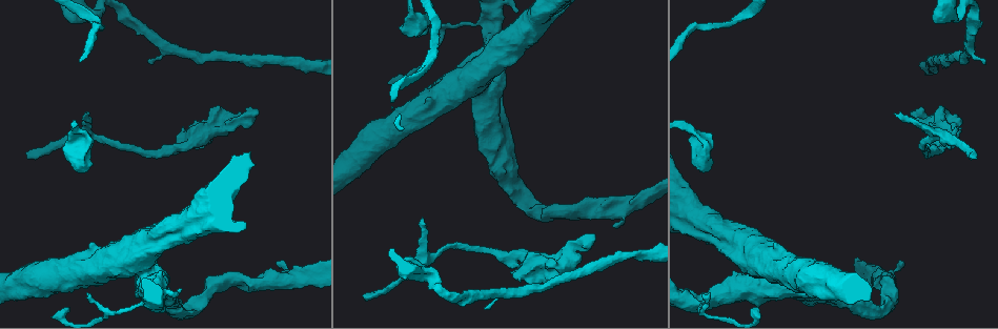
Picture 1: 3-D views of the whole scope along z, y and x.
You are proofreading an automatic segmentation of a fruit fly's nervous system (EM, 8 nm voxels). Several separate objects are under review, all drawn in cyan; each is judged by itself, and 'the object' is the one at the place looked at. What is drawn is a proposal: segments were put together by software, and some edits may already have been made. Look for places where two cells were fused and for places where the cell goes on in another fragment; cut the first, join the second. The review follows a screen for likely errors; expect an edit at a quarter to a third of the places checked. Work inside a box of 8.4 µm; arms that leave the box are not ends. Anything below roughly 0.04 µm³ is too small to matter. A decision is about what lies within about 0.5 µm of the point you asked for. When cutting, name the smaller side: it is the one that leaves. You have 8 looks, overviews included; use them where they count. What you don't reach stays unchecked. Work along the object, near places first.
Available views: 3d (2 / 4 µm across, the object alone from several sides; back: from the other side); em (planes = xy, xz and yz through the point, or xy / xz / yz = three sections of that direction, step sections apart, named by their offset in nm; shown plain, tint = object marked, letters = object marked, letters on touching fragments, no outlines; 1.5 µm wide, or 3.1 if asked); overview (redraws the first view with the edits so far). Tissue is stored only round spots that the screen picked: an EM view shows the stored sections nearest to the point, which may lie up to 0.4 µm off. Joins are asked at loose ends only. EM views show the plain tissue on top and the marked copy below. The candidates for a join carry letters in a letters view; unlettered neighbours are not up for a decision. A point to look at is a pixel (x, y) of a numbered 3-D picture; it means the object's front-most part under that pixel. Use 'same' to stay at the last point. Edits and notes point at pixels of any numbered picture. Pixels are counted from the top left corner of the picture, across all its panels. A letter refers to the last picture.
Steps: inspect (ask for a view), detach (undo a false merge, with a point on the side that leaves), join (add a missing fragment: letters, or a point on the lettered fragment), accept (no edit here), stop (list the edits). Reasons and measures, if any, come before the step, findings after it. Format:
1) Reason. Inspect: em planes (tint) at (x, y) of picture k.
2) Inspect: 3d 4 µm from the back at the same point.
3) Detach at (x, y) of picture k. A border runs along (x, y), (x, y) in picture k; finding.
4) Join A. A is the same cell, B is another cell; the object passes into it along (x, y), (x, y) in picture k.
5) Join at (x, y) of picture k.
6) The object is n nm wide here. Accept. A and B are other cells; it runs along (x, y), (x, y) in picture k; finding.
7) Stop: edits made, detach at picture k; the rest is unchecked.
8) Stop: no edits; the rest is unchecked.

Arms part here. Inspect: em planes (tint) at (526, 258) of picture 1.

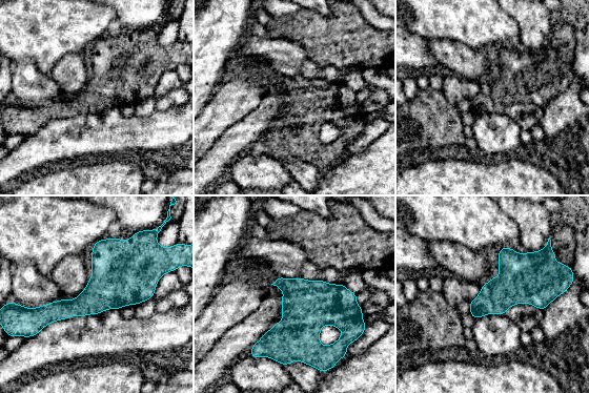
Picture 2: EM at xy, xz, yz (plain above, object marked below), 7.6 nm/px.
Inspect: em planes (letters) at the same point.

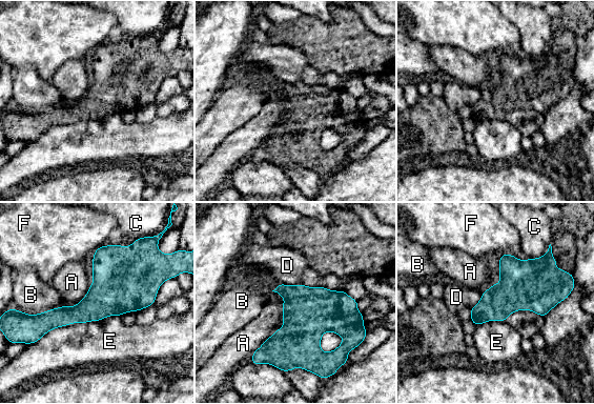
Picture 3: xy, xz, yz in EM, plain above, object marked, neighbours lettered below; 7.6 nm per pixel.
Accept. A, B, C, D, E and F are other cells; a border runs along (272, 290), (284, 300), (283, 322) in picture 3; continuous, no second cell.

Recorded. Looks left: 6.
Branch stops here. Inspect: 3d 4 µm at (594, 234) of picture 1.

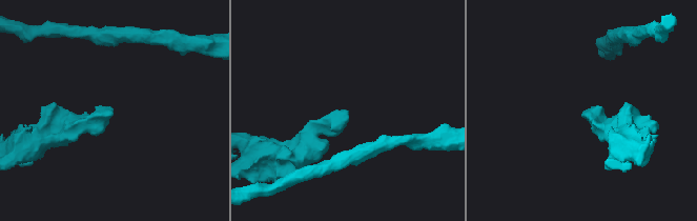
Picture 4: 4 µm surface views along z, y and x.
Shape alone is not enough. Inspect: em xy step 4 (tint) at (110, 116) of picture 4.

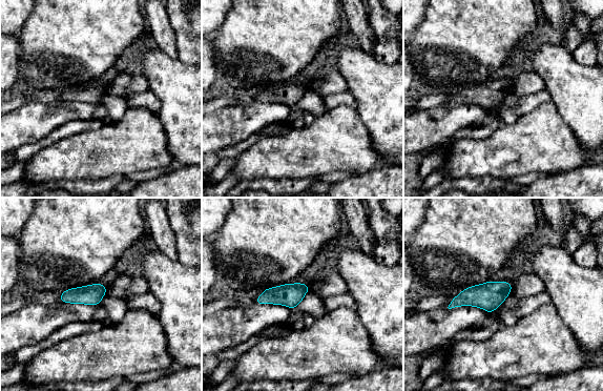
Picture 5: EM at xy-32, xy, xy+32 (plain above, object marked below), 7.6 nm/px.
Inspect: em planes (letters) at the same point.

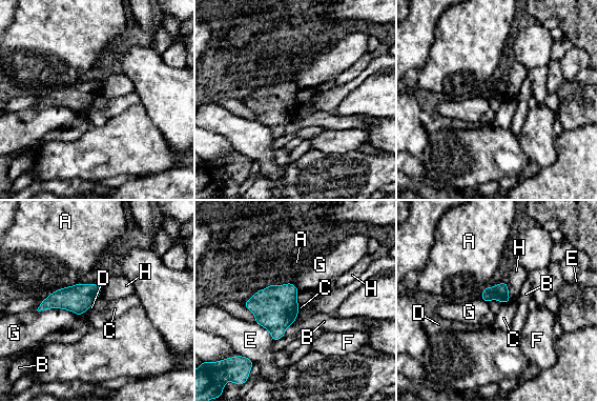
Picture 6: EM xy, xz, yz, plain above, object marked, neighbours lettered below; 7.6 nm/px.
Accept. A, B, C, D, E, F, G and H are other cells; a border runs along (100, 295), (87, 309) in picture 6; none of them fits.

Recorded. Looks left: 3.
Tapers out. Inspect: em xy step 8 (tint) at (974, 156) of picture 1.

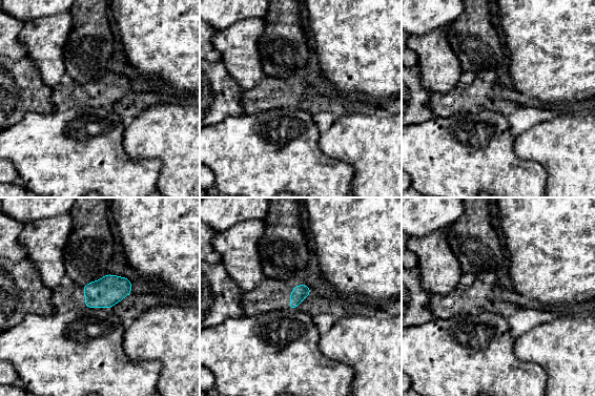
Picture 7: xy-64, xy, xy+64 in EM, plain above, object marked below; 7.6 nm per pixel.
Another direction. Inspect: em yz step 8 (letters) at the same point.

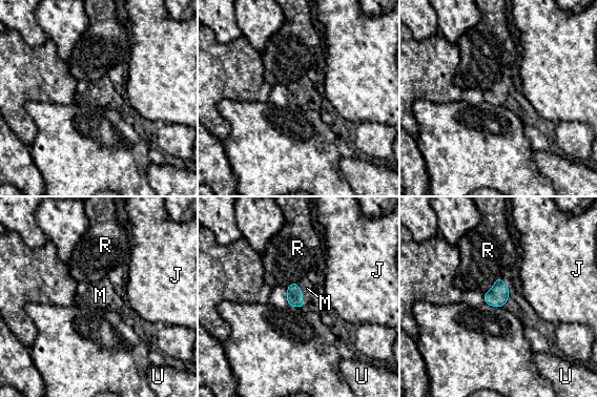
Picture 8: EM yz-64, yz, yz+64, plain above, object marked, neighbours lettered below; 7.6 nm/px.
Join M. M is the same cell, J, R and U are other cells; the object passes into it along (294, 297), (302, 294), (307, 288) in picture 8; the cell continues.

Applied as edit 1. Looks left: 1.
Stop: edits made, join at picture 8; the rest is unchecked.

